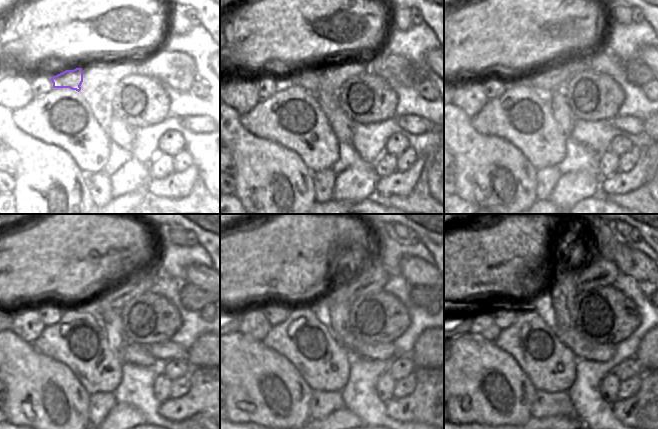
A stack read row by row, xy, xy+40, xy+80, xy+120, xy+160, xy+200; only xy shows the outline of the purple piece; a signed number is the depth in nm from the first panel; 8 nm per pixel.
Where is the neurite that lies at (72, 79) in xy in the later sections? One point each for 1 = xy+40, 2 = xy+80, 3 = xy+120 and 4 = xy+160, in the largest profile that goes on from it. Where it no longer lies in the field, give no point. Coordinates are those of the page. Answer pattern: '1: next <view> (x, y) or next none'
1: next xy+40 (309, 79)
2: next xy+80 (540, 82)
3: next xy+120 (142, 282)
4: next xy+160 (371, 276)

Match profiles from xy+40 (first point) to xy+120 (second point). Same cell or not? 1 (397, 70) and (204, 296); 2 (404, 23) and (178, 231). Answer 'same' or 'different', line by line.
1: same
2: same

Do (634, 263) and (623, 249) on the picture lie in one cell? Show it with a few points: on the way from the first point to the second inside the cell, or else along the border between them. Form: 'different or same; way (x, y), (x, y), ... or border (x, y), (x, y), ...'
same; way (631, 260), (623, 252)

